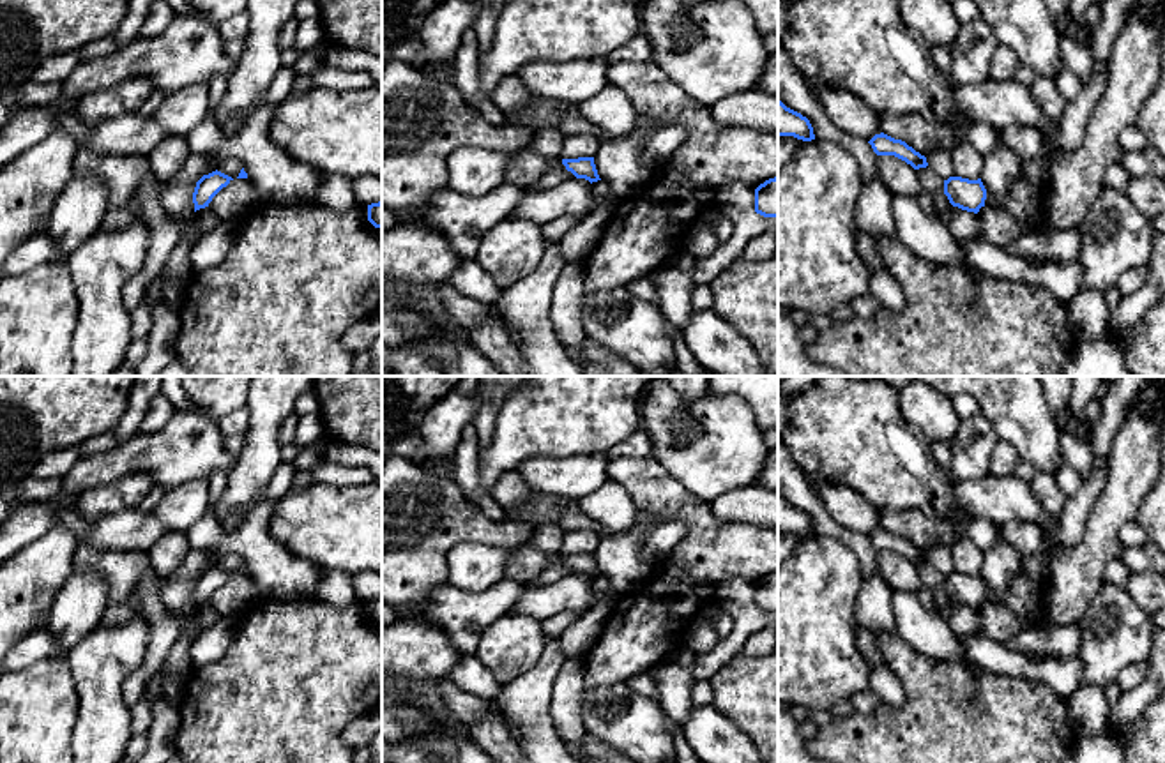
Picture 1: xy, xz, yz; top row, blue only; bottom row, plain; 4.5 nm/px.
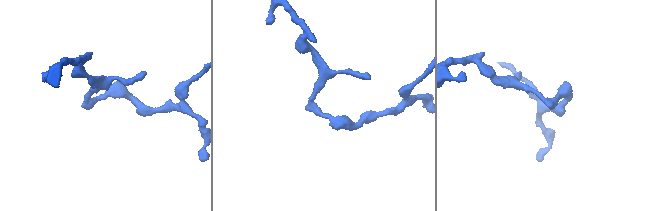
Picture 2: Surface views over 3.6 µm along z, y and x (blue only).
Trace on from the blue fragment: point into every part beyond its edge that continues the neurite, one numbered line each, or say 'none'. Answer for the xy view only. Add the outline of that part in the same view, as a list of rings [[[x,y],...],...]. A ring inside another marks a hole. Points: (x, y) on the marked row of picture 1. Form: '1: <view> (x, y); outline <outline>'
none

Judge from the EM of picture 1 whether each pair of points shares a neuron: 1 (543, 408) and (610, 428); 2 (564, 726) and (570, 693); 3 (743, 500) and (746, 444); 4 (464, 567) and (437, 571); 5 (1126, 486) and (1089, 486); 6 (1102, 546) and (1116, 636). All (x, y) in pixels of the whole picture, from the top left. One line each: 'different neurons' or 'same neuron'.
1: same neuron
2: same neuron
3: different neurons
4: different neurons
5: different neurons
6: different neurons

